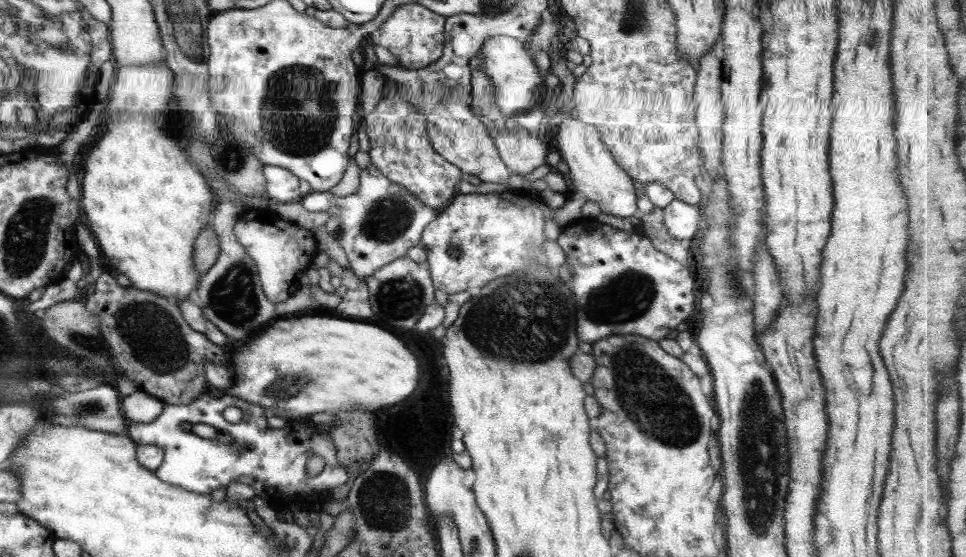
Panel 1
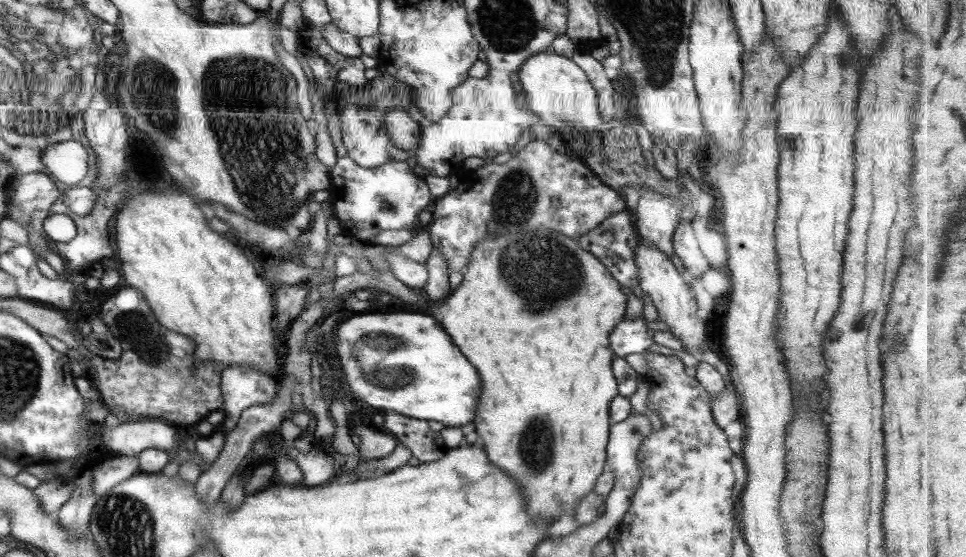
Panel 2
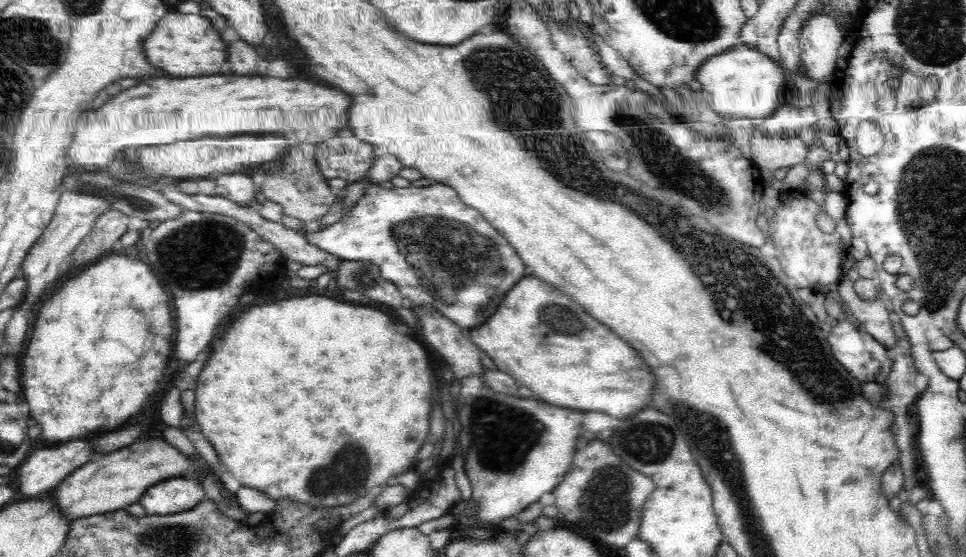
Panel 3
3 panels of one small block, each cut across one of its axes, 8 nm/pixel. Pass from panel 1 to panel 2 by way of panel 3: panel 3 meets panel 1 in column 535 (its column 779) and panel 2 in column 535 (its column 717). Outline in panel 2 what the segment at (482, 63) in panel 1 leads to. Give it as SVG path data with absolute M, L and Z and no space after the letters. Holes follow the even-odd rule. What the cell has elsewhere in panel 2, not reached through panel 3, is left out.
M546 50L546 52L534 54L530 58L526 58L518 70L519 82L523 86L523 102L539 116L541 122L547 127L562 134L564 142L568 144L566 148L574 150L574 156L582 156L586 158L588 154L600 154L603 152L603 132L598 126L602 124L600 117L600 109L598 109L598 93L588 80L586 73L570 58L556 54L554 50Z

